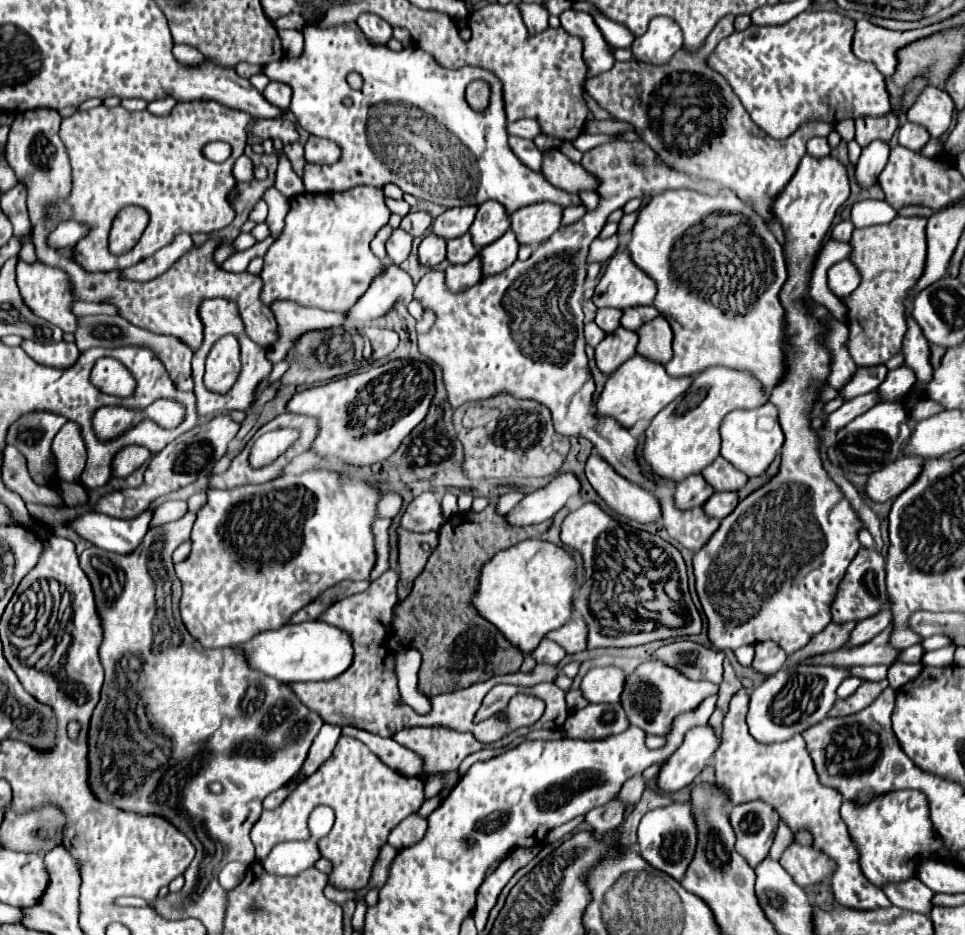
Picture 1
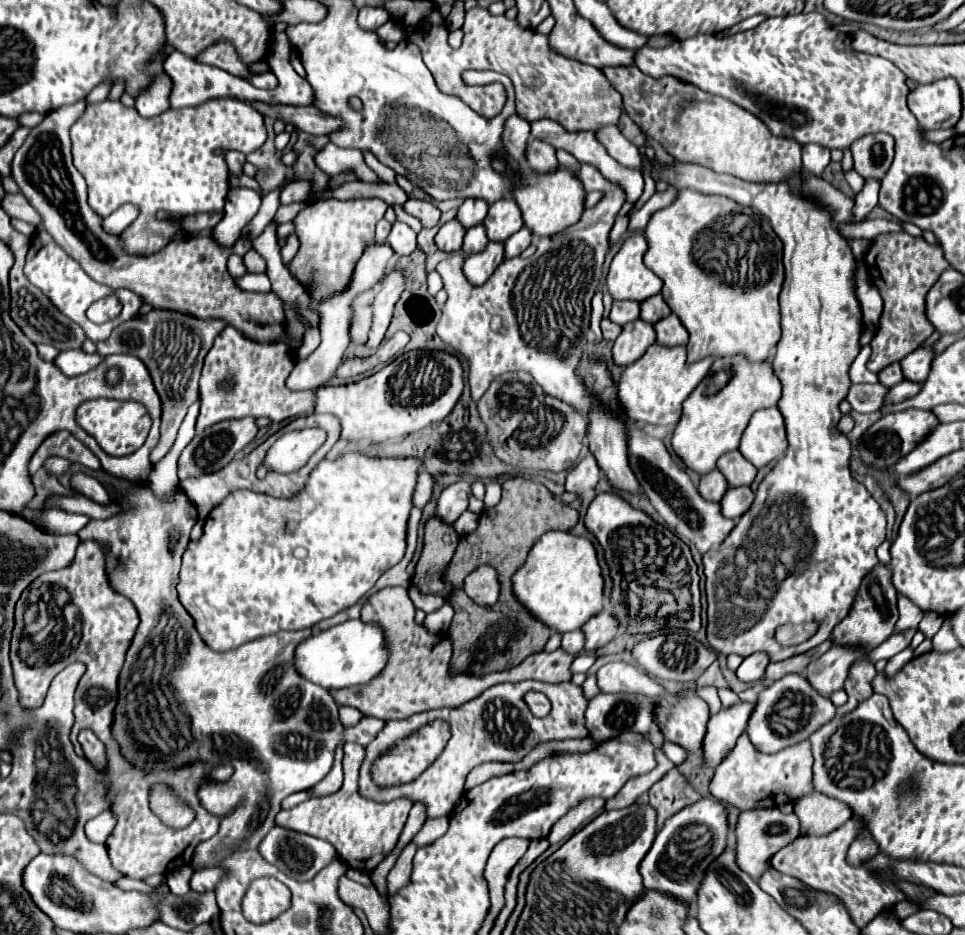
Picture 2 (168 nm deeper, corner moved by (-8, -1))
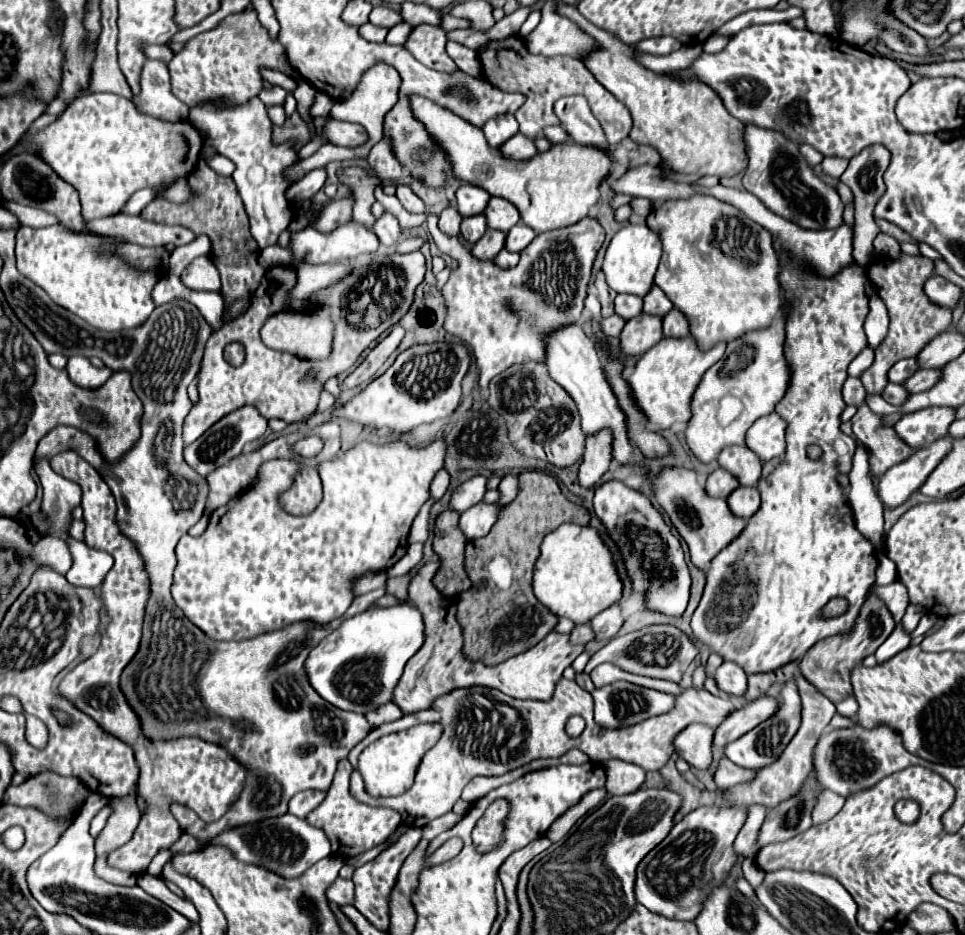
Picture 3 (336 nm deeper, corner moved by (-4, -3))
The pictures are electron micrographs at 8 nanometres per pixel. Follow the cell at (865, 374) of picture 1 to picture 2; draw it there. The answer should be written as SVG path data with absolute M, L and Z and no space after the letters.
M892 363L892 365L888 365L884 371L880 371L880 383L882 383L882 385L894 387L894 385L898 385L900 381L904 381L900 363Z

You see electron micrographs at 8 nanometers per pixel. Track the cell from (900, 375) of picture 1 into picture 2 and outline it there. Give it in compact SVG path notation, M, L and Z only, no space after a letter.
M926 345L926 347L912 351L908 357L904 357L900 361L900 365L902 365L906 379L924 381L928 377L932 361L934 361L934 349L932 349L932 345Z

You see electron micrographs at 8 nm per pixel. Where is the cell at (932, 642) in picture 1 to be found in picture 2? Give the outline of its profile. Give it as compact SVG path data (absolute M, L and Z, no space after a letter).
M924 613L924 617L922 617L922 621L920 621L920 625L918 625L918 629L928 637L928 639L932 639L934 637L934 631L938 631L938 623L942 623L942 615L938 615L938 613Z

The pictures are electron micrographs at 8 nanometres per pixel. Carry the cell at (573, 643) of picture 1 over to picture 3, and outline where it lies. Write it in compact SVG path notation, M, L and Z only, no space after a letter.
M612 605L608 609L604 609L602 613L598 613L590 625L592 625L592 631L596 633L596 637L604 637L604 639L612 639L618 629L622 627L624 619L620 615L620 607L618 605Z

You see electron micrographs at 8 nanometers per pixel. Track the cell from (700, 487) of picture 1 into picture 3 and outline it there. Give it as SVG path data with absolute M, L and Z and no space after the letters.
M716 469L714 473L708 475L706 479L706 493L710 497L722 497L726 499L730 491L734 491L738 487L738 481L734 475L730 475L728 471L724 469Z

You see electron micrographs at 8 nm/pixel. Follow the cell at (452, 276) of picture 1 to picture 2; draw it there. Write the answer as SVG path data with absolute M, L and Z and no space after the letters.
M490 241L484 251L466 257L464 275L470 279L470 283L482 285L486 283L488 275L494 273L494 269L502 263L502 259L504 259L504 243Z

